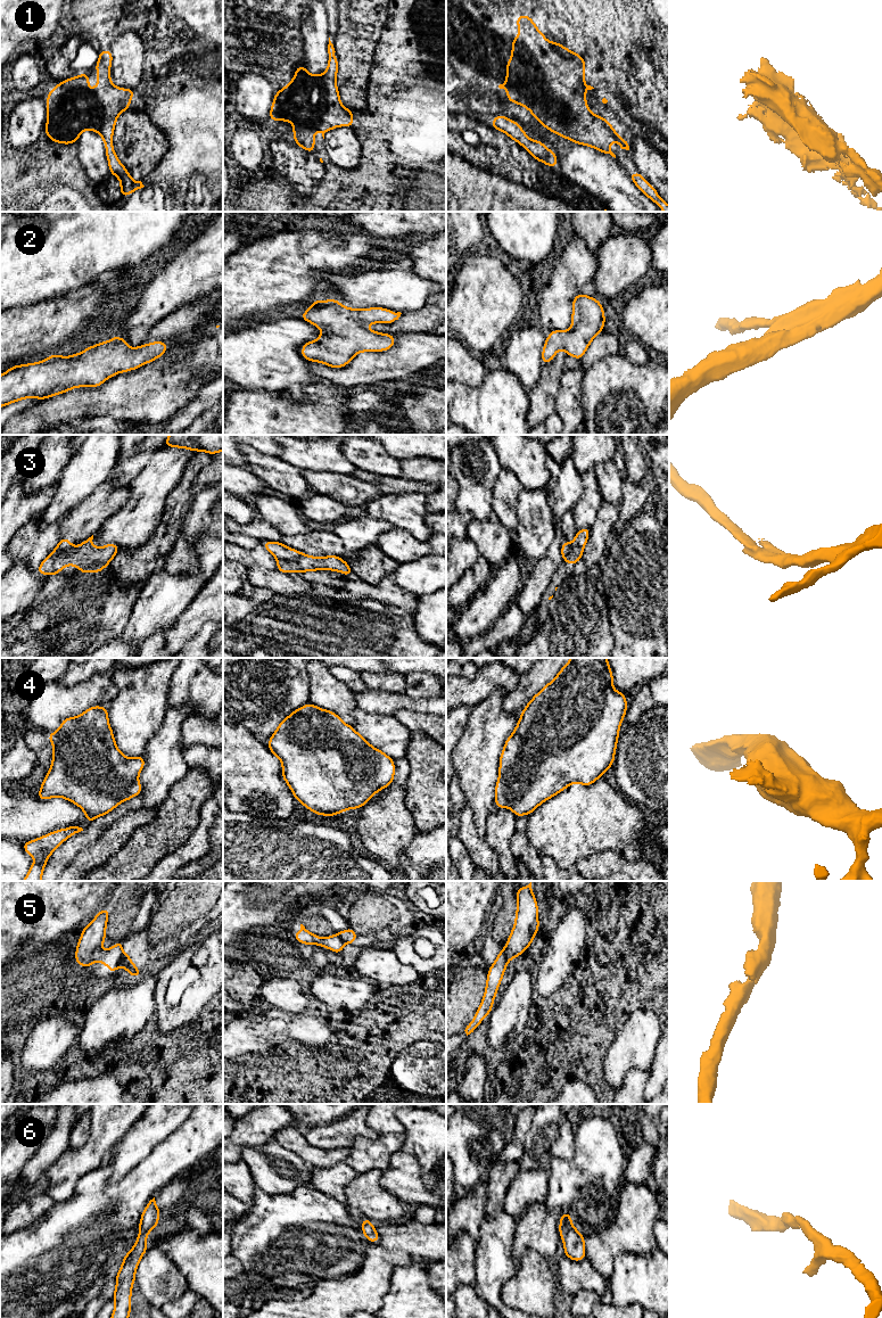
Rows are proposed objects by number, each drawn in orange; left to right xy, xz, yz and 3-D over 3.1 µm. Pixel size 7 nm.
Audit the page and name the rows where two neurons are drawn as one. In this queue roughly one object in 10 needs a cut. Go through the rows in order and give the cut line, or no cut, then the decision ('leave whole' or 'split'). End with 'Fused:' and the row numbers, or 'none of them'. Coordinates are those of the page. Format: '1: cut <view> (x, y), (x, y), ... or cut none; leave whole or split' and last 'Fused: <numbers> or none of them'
1: cut none; leave whole
2: cut none; leave whole
3: cut xz (303, 555), (290, 560), (277, 559); split
4: cut none; leave whole
5: cut xy (123, 954), (117, 965); split
6: cut none; leave whole
Fused: 3, 5

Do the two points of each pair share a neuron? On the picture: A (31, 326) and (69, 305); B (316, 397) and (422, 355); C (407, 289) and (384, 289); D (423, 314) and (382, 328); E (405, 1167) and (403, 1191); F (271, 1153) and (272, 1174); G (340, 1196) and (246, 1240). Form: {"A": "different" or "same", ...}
{"A": "same", "B": "different", "C": "same", "D": "same", "E": "same", "F": "same", "G": "different"}

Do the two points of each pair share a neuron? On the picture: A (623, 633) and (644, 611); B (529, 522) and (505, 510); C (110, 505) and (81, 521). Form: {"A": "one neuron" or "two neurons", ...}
{"A": "one neuron", "B": "two neurons", "C": "one neuron"}

